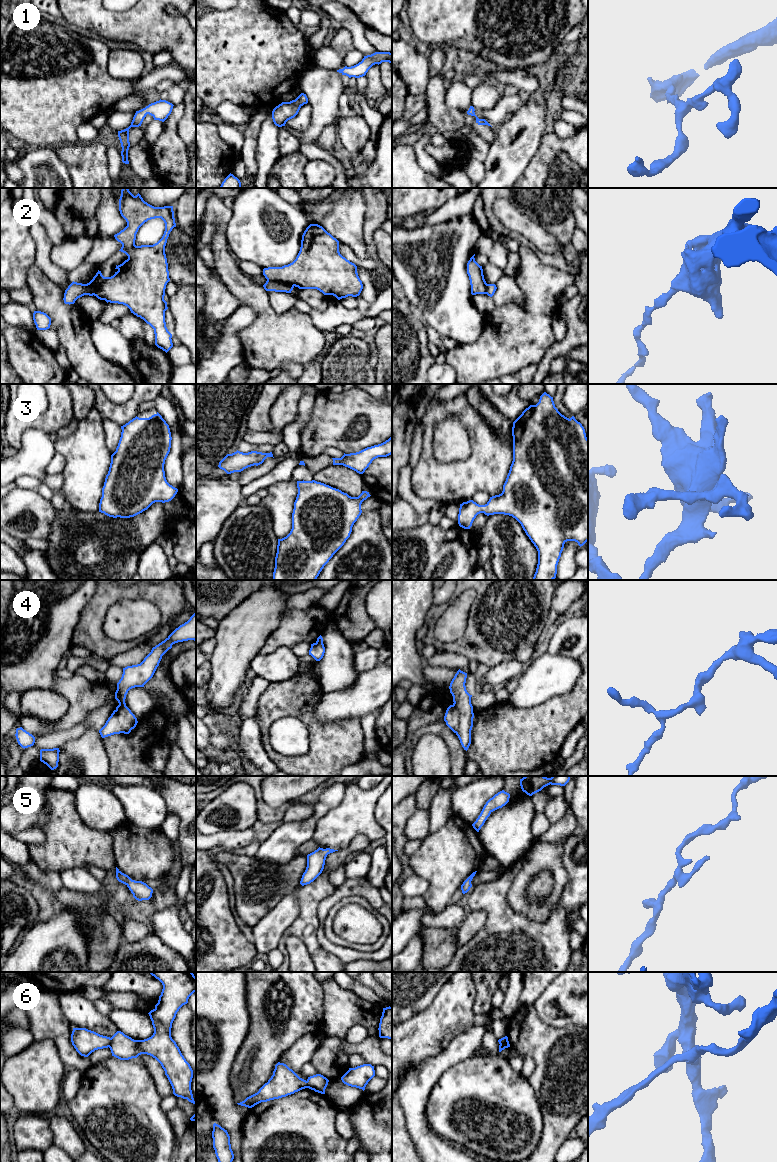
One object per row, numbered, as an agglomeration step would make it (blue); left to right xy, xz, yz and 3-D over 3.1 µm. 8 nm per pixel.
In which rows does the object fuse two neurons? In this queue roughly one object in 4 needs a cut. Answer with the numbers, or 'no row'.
2, 4, 6

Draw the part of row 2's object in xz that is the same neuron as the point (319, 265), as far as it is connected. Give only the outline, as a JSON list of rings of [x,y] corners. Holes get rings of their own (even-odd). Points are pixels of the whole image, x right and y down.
[[[310,224],[302,235],[300,251],[296,259],[282,267],[263,269],[267,280],[285,283],[299,289],[317,289],[324,295],[333,295],[338,300],[360,295],[363,284],[357,266],[339,252],[339,241],[318,224]]]

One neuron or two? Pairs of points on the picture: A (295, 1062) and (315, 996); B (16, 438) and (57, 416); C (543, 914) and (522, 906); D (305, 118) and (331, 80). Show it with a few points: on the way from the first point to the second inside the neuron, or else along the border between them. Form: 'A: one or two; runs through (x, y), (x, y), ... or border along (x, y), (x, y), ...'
A: two; border along (318, 1034), (306, 1033), (302, 1035), (285, 1051)
B: one; runs through (23, 427), (25, 425), (42, 425), (46, 421)
C: one; runs through (538, 914), (527, 909)
D: two; border along (308, 102), (311, 107), (311, 121), (302, 131)

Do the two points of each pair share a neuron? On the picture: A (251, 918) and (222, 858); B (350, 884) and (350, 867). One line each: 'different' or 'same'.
A: same
B: different

